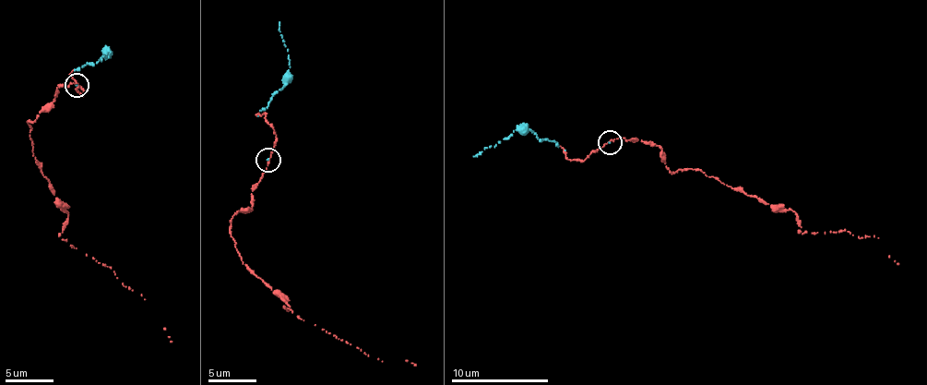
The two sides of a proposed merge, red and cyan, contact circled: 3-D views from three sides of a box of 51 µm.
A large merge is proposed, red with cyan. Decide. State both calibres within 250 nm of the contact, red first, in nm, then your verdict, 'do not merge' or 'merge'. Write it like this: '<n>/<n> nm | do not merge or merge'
200/90 nm | merge

